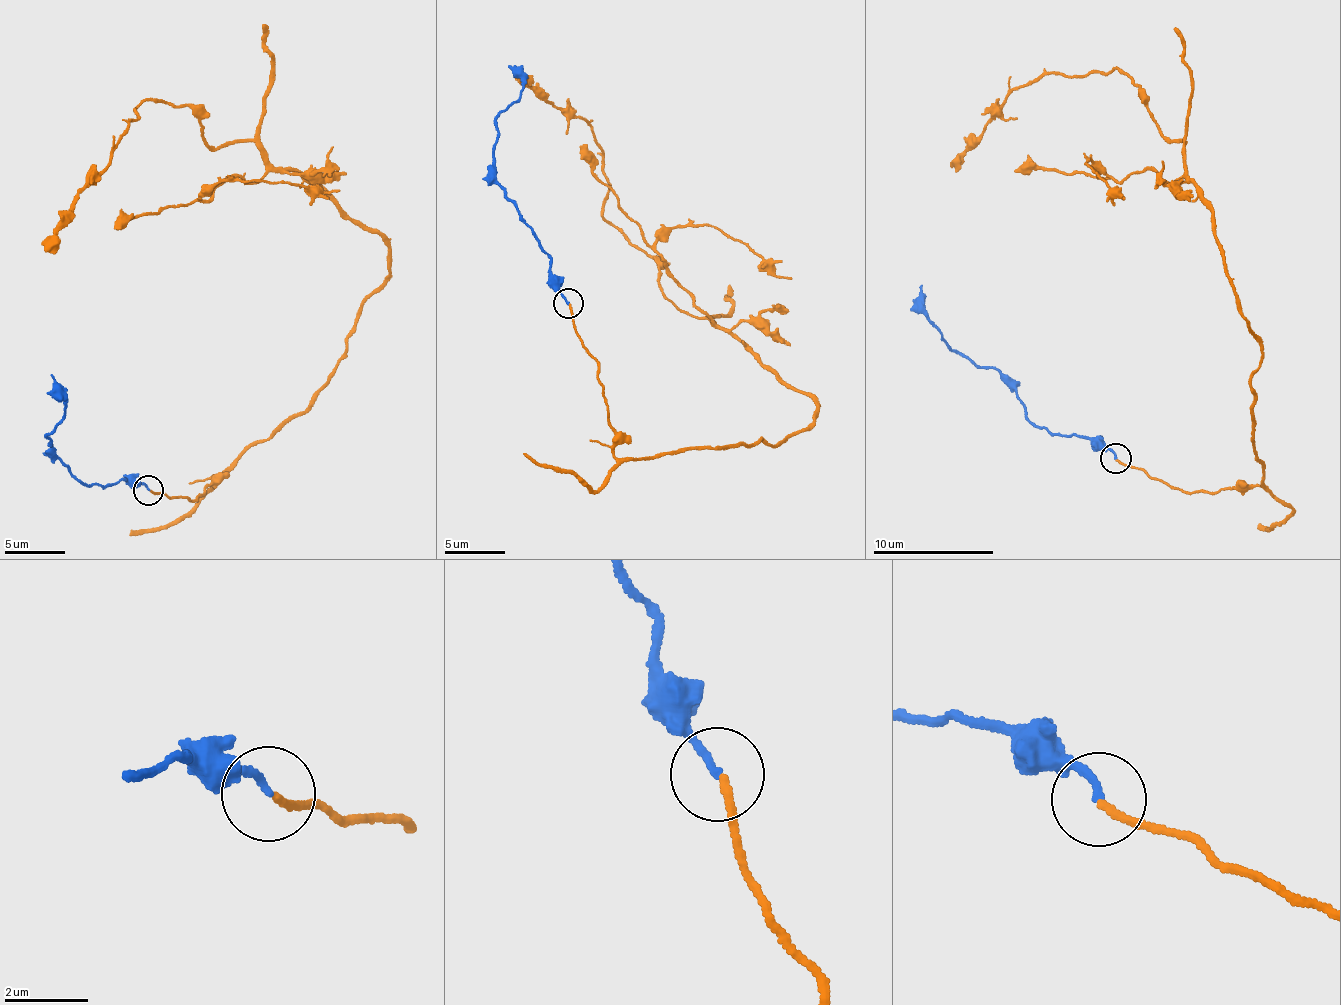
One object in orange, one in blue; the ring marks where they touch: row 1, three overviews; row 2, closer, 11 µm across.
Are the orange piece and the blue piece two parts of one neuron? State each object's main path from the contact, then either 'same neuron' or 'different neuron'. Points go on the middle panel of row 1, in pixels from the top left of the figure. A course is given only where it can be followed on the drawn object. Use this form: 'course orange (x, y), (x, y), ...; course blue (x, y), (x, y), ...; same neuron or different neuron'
course orange (570, 302), (616, 457), (772, 446), (812, 420), (808, 393), (667, 296), (602, 216), (589, 124), (519, 75); course blue (567, 302), (548, 254), (496, 177), (496, 125), (507, 107), (521, 94), (523, 83), (514, 69); same neuron

